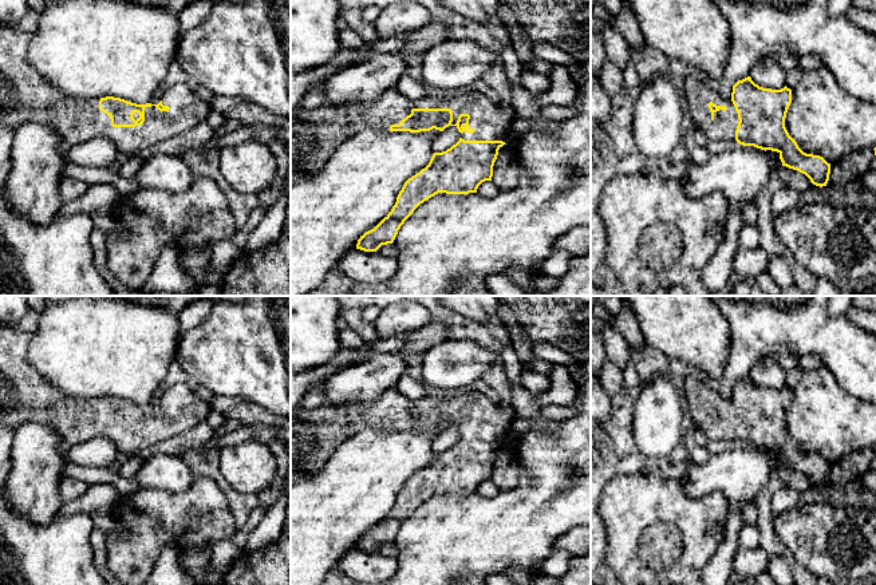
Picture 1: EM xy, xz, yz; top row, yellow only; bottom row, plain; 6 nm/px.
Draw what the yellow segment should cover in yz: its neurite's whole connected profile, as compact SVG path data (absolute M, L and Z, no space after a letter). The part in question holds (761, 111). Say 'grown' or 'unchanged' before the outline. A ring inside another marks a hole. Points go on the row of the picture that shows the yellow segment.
grown | M690 68L683 92L692 122L707 138L777 151L782 166L805 174L816 186L826 186L830 163L820 155L804 153L785 127L792 103L792 90L786 86L763 88L747 76L733 86L731 99L723 100L718 86Z

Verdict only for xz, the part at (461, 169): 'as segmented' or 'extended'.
extended

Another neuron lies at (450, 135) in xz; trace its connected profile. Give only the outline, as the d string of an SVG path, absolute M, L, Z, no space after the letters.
M449 126L433 142L433 153L442 153L455 145L461 138L457 126Z

